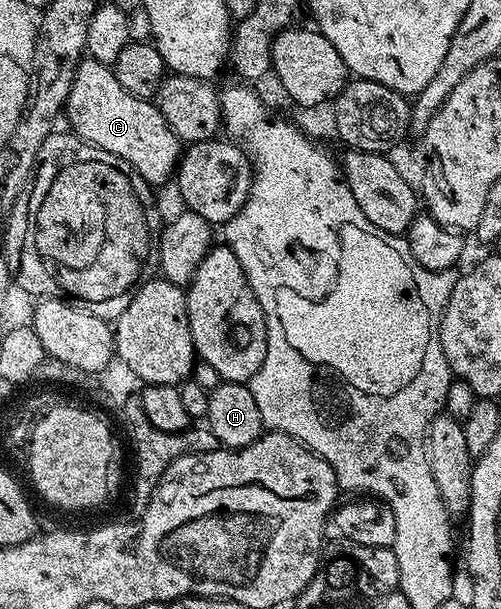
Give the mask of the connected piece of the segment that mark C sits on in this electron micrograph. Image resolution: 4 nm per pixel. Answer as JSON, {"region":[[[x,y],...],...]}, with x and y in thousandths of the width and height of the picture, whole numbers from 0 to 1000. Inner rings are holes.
{"region":[[[170,97],[154,108],[134,167],[134,192],[136,186],[138,199],[146,204],[144,217],[152,223],[261,268],[261,274],[269,274],[269,281],[277,281],[299,305],[315,307],[351,286],[365,233],[349,222],[333,195],[325,195],[311,171],[287,159],[261,156],[261,149],[253,149],[238,130],[230,130],[216,105]]]}

